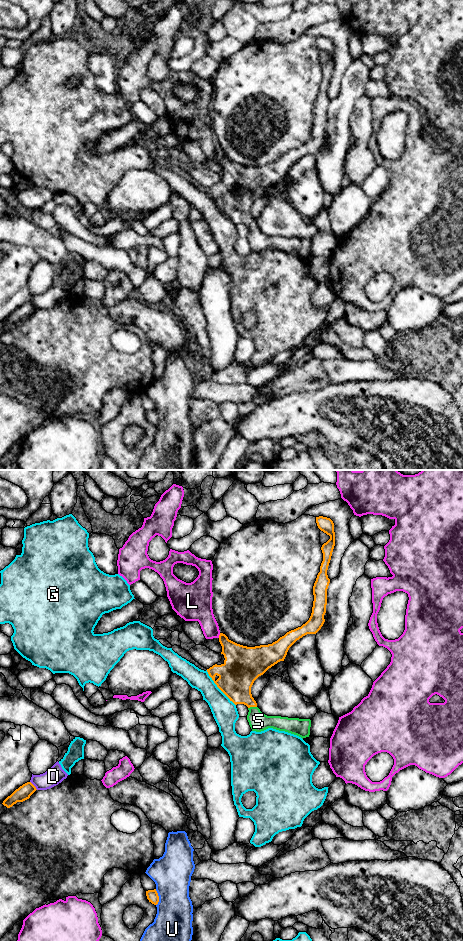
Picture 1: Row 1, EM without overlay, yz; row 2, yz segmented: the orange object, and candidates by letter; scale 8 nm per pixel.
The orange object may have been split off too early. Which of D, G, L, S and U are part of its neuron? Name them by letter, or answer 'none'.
S

